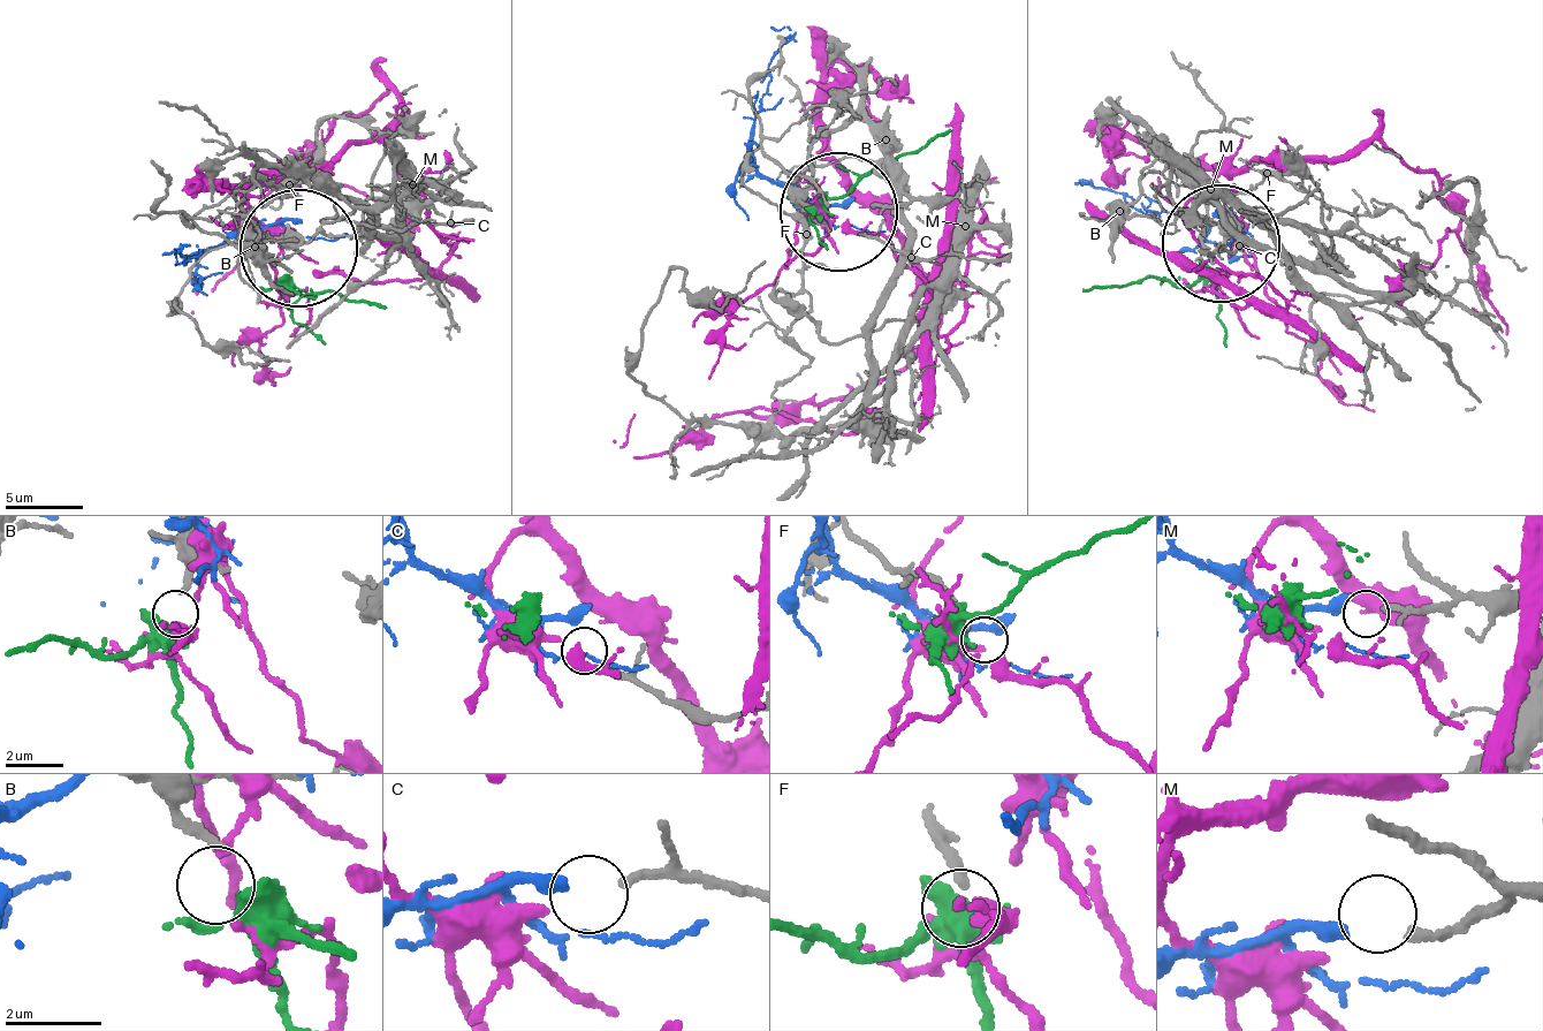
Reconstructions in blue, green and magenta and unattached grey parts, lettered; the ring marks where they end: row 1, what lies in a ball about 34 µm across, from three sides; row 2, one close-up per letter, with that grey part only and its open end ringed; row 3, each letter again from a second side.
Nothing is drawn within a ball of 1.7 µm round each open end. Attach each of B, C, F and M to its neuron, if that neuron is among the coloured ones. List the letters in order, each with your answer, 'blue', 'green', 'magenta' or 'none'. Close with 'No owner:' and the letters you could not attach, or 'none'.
B: green
C: none
F: magenta
M: blue
No owner: C

